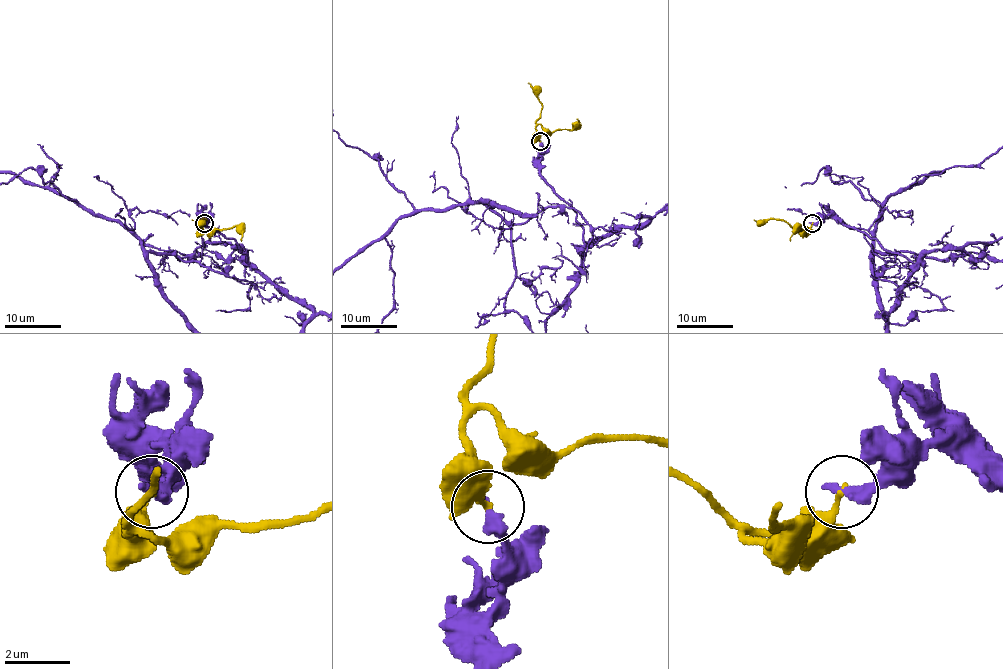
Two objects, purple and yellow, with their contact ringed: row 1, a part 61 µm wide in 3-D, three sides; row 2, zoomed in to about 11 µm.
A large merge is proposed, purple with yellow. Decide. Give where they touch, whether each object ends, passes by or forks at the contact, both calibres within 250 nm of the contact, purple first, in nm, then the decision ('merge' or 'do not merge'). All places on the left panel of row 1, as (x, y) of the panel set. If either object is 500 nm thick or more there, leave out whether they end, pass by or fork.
at (204, 223); purple ends there; yellow ends there; 400 nm thick on the purple side, 200 nm on the other; do not merge

